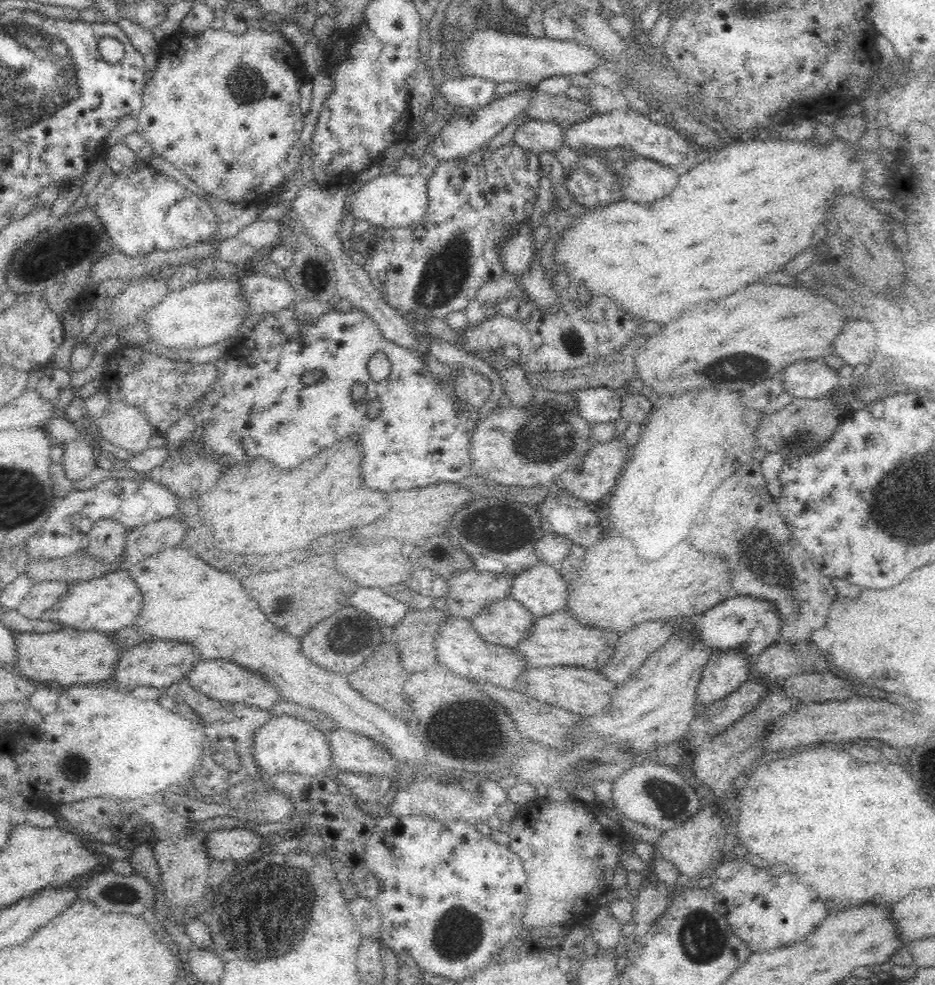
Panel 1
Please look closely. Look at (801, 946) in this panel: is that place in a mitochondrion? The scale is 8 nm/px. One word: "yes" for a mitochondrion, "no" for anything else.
no

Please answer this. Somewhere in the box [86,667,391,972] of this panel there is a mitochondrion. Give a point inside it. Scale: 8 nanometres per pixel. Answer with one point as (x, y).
(260, 931)

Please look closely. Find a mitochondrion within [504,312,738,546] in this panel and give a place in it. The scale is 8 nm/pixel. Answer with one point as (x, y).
(544, 437)

